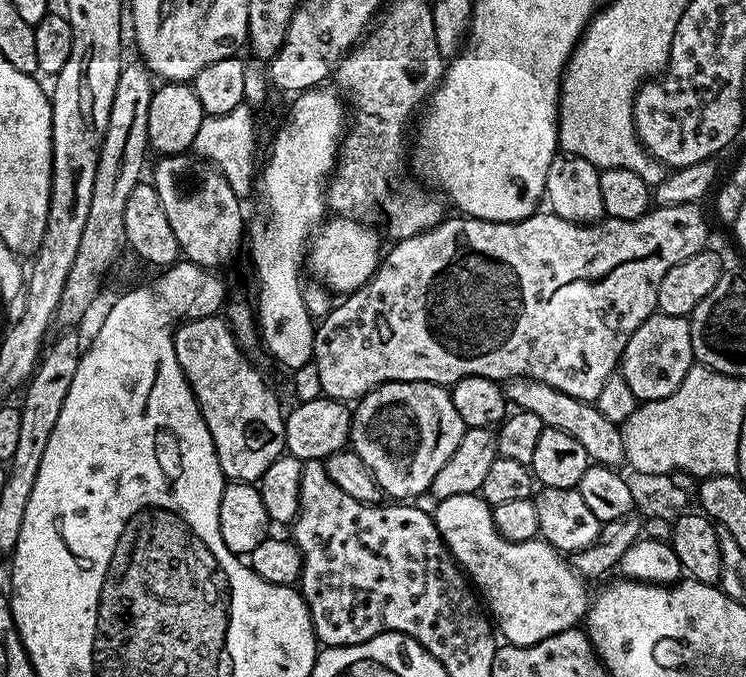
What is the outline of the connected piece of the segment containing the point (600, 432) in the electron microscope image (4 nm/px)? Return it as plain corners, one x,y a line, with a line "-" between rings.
517,376
516,379
507,381
503,389
504,399
513,409
538,414
538,418
542,418
544,427
562,430
570,434
570,438
578,438
580,445
586,449
589,461
614,469
619,469
625,463
624,433
621,425
610,422
606,414
598,411
595,403
570,398
570,394
562,394
562,390
554,390
554,386
546,386
546,382
538,382
525,376

